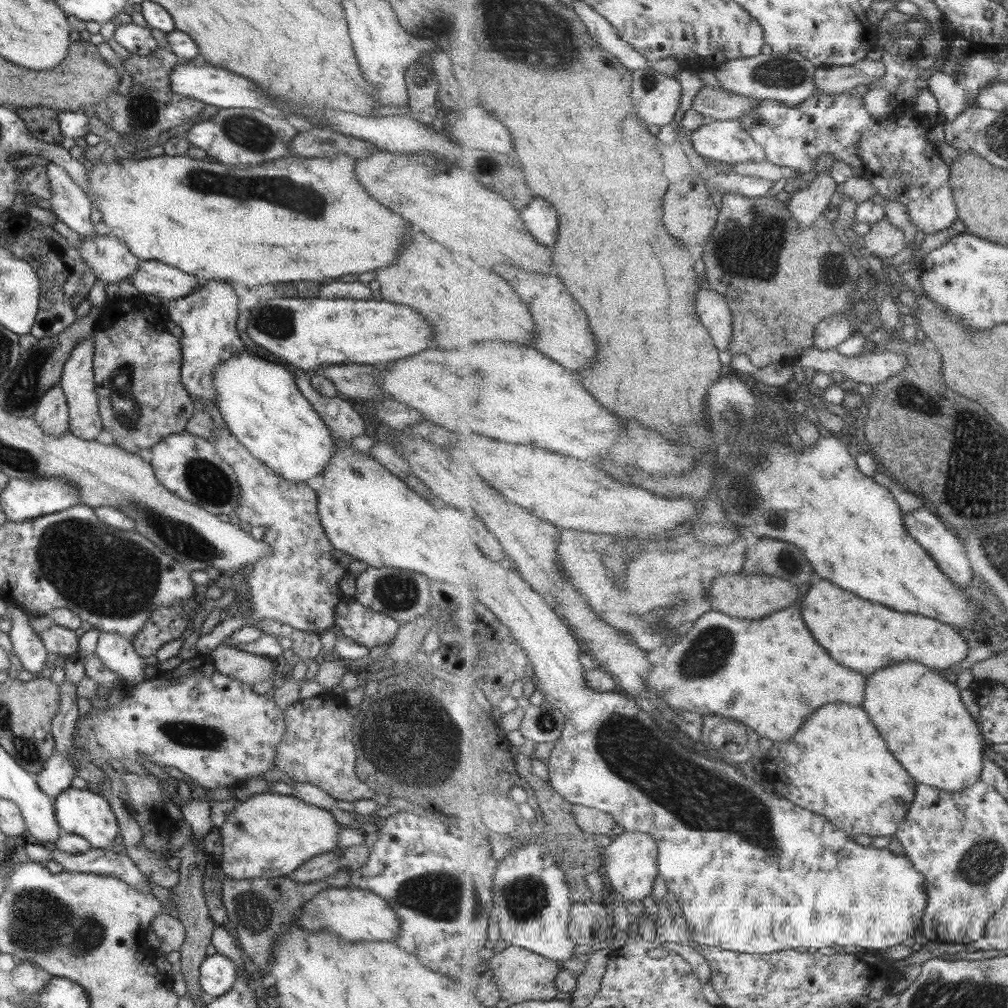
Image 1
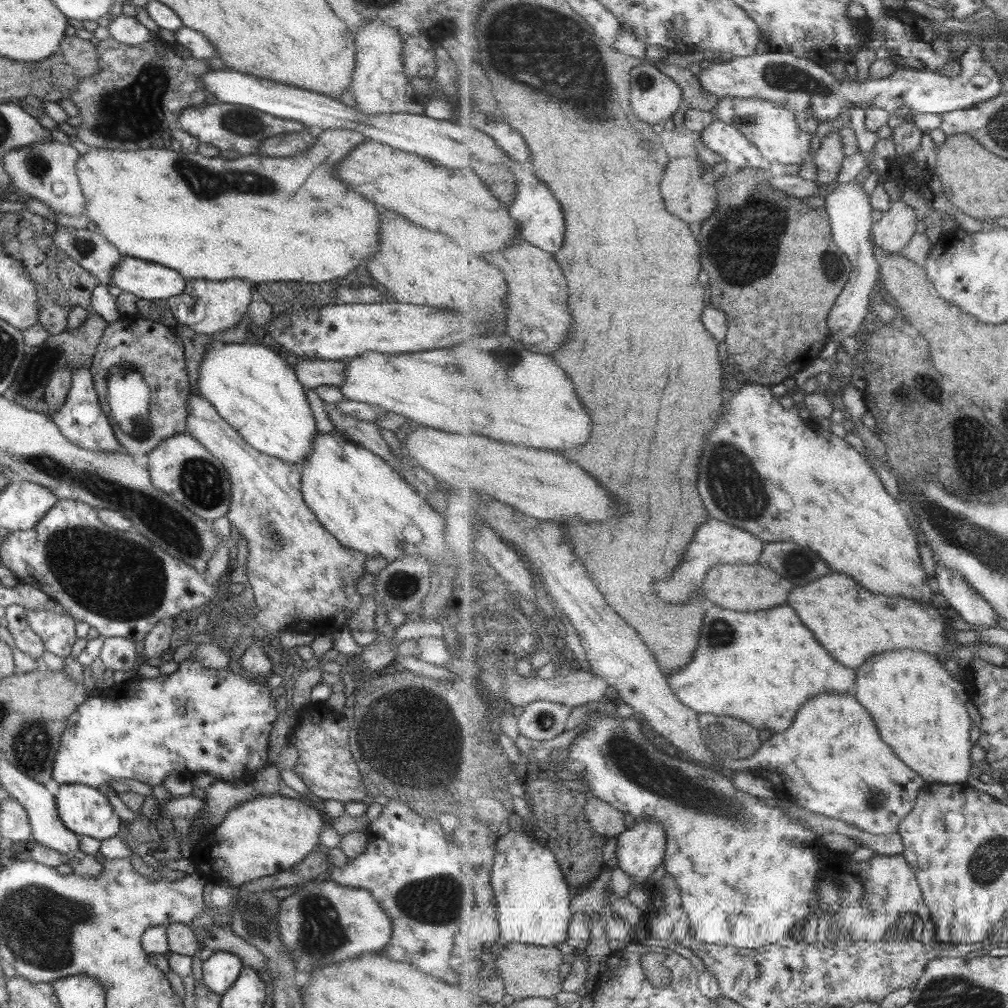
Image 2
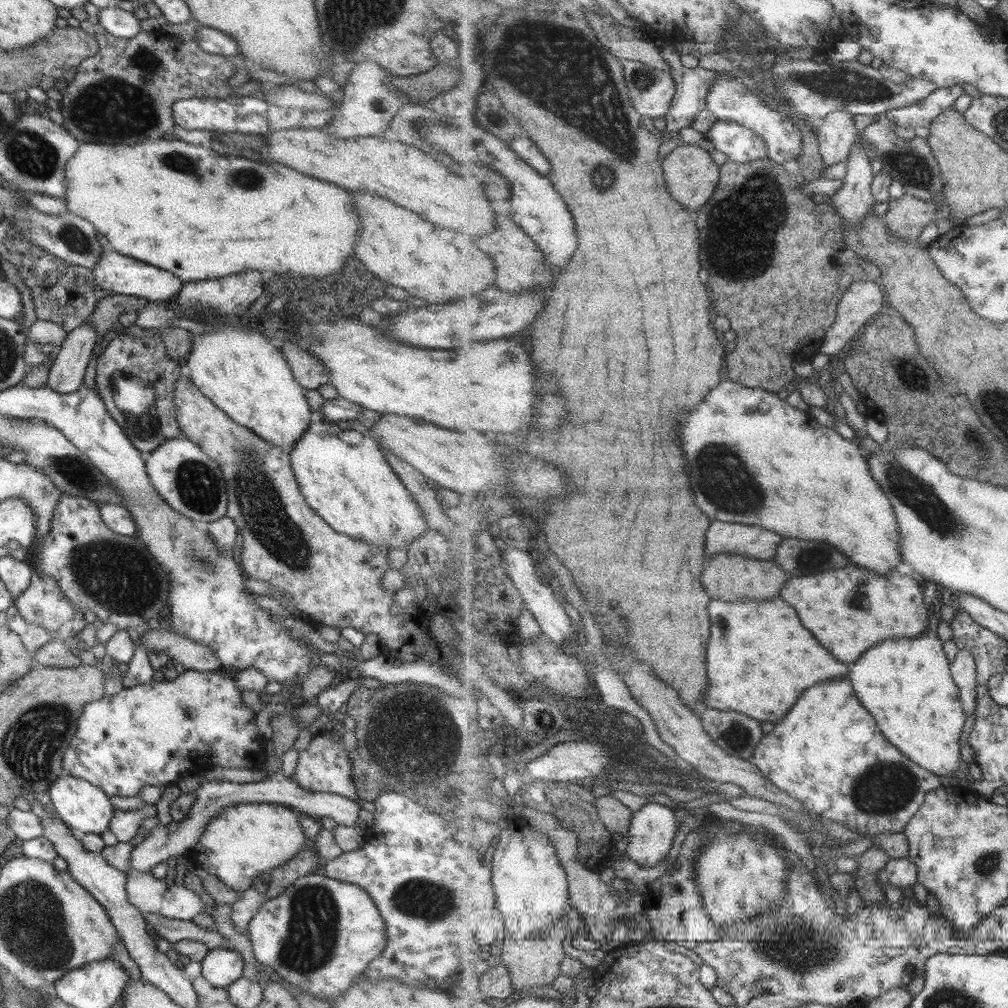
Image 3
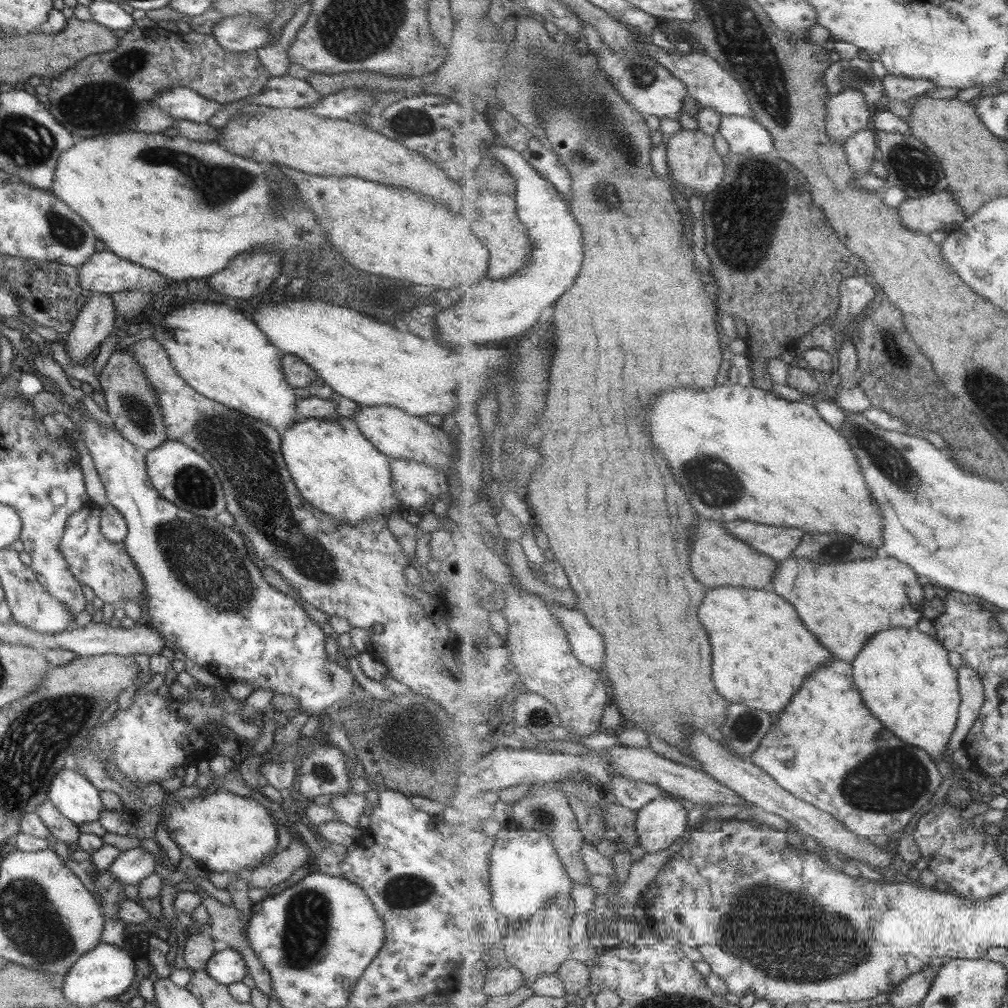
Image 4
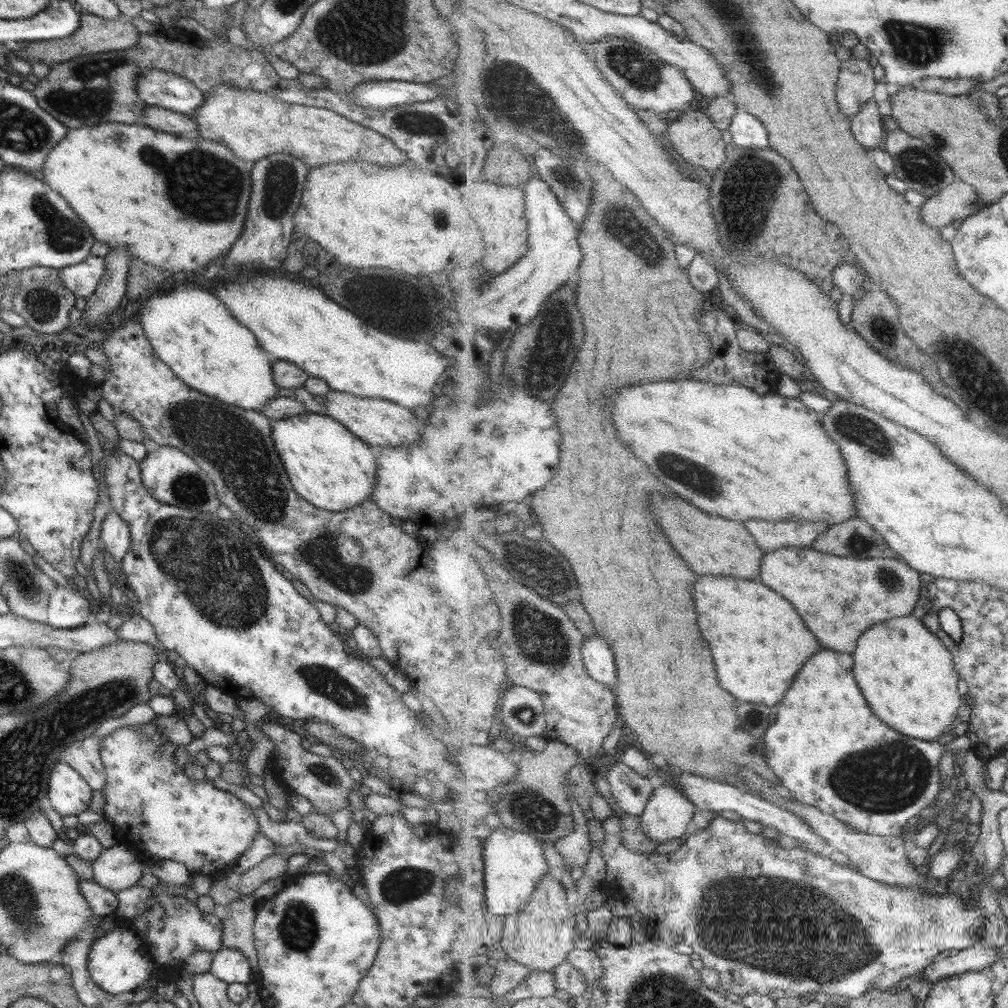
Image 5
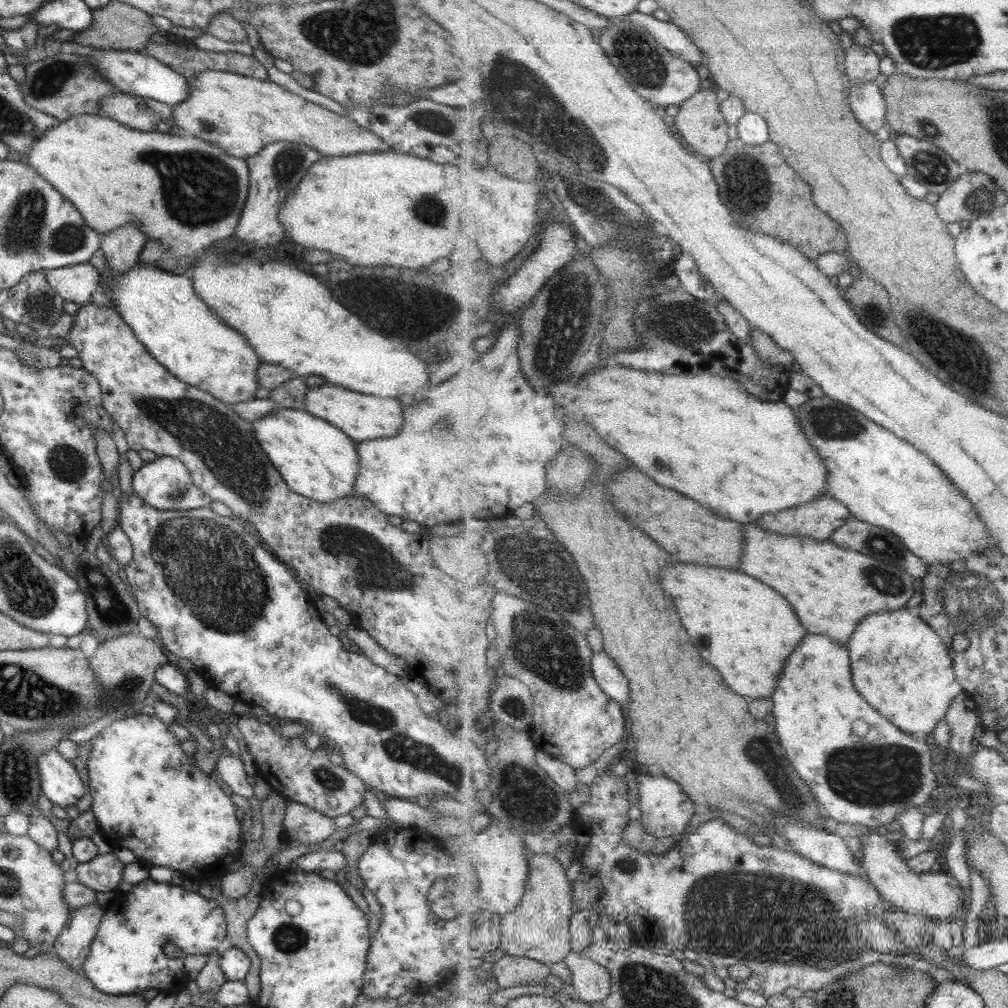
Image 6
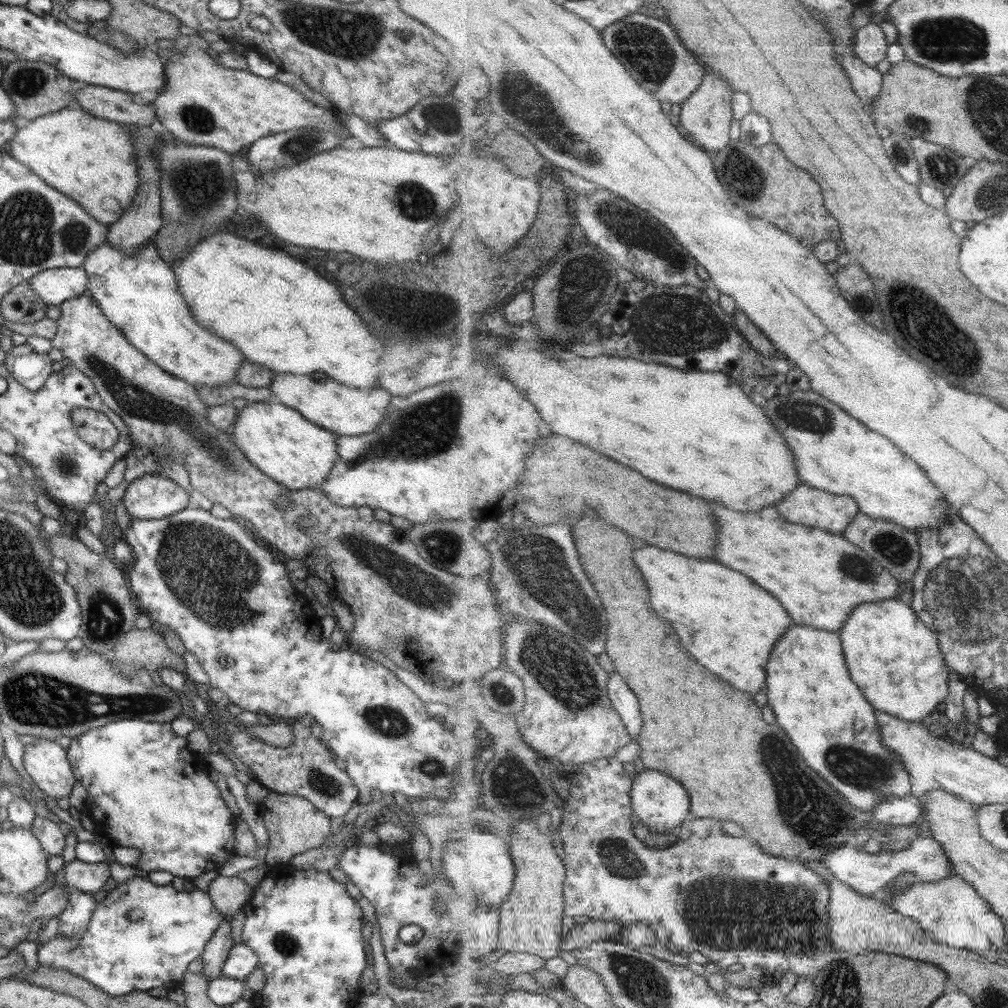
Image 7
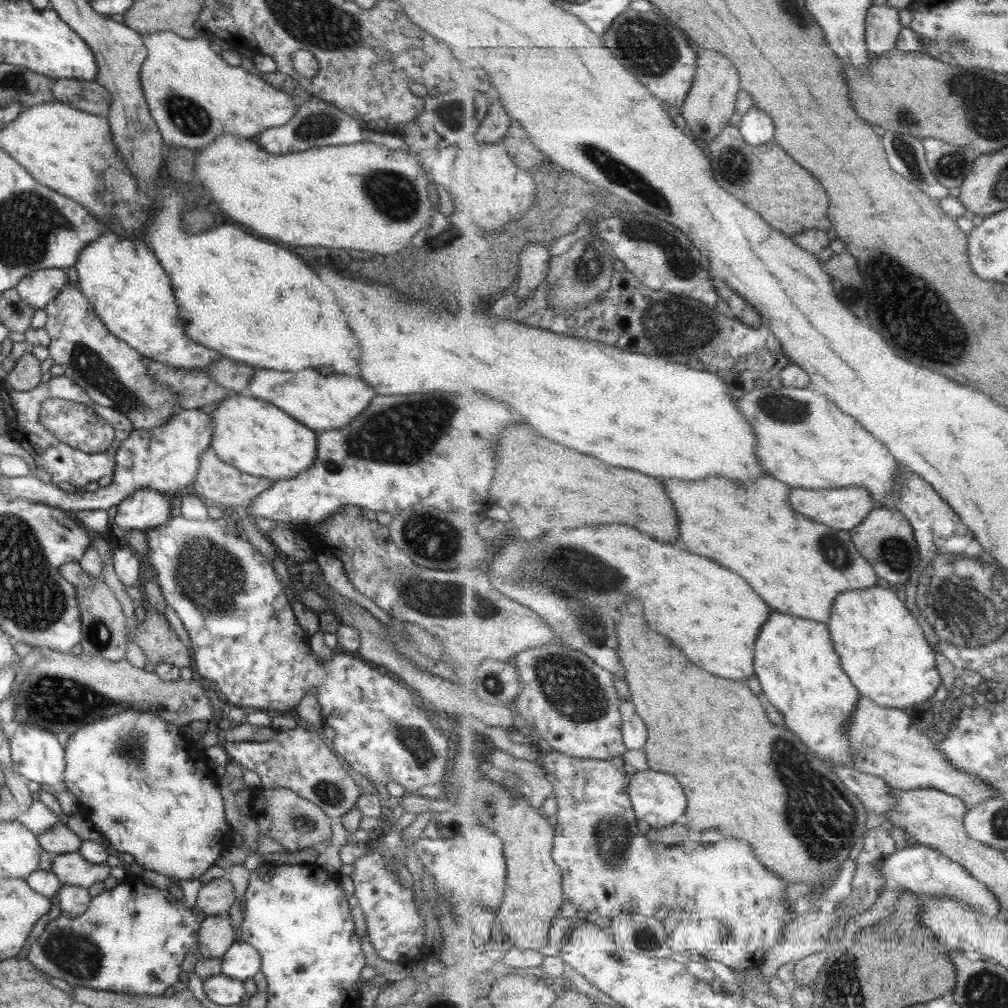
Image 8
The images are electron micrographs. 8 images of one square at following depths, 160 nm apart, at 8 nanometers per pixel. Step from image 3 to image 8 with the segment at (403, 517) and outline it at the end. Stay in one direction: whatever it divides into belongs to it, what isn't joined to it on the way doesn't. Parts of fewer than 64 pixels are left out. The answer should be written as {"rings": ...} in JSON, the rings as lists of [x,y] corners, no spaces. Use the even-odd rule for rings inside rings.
{"rings":[[[247,393],[233,394],[217,402],[217,409],[210,416],[212,418],[212,437],[209,448],[215,451],[218,459],[242,473],[270,479],[272,482],[287,481],[311,468],[315,462],[316,433],[267,401],[255,399]]]}

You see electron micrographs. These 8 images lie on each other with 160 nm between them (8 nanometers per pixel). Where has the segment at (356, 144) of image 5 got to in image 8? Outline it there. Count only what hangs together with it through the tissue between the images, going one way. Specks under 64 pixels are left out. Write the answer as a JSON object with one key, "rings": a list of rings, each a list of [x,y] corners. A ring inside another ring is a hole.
{"rings":[[[166,31],[141,37],[141,40],[148,53],[141,64],[140,85],[148,113],[156,124],[165,148],[203,149],[219,134],[231,134],[248,140],[267,128],[287,124],[298,108],[299,98],[293,98],[241,67],[228,66],[218,54],[211,51],[210,41],[203,37],[183,39]]]}

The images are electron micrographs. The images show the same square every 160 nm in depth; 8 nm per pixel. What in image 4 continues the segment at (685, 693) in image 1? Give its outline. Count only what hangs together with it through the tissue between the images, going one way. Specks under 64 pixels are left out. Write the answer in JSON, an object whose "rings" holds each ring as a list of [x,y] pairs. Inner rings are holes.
{"rings":[[[721,586],[709,590],[705,604],[701,606],[701,620],[705,620],[713,640],[713,678],[717,680],[719,692],[729,702],[739,702],[749,708],[777,714],[783,712],[807,676],[833,658],[833,654],[805,628],[793,604],[769,589]]]}

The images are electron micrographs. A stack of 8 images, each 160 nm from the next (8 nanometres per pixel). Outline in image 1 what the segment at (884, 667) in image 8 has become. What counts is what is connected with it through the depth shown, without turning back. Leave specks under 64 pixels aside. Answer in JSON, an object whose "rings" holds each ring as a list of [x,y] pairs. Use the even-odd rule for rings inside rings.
{"rings":[[[908,660],[886,666],[869,676],[863,708],[872,717],[881,736],[887,741],[891,752],[901,760],[905,770],[917,783],[928,784],[945,792],[961,792],[965,787],[981,781],[984,772],[985,752],[989,740],[983,736],[979,721],[975,721],[961,700],[961,690],[942,675],[924,664]]]}

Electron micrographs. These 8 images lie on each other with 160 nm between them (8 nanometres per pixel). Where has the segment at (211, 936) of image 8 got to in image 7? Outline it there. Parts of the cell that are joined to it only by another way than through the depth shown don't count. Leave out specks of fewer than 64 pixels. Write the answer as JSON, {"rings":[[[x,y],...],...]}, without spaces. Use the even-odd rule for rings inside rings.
{"rings":[[[224,919],[216,928],[200,956],[203,966],[203,972],[200,975],[208,982],[221,976],[222,965],[227,959],[230,948],[234,945],[231,935],[229,935],[231,934],[230,930],[229,922]]]}

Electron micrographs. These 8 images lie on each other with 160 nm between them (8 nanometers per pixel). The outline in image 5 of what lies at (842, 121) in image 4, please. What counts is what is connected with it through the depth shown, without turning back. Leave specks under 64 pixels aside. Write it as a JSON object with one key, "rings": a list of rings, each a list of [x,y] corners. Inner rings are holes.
{"rings":[[[851,56],[842,63],[838,80],[837,104],[847,116],[855,116],[864,104],[873,98],[875,92],[875,70],[867,60]]]}

